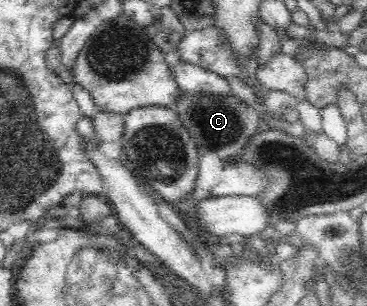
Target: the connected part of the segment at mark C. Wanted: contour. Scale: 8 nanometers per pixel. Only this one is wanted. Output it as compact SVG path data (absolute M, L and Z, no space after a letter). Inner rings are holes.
M181 91L173 102L176 117L189 132L199 157L214 152L221 159L238 154L263 126L258 109L249 106L232 92L215 94L207 91Z

